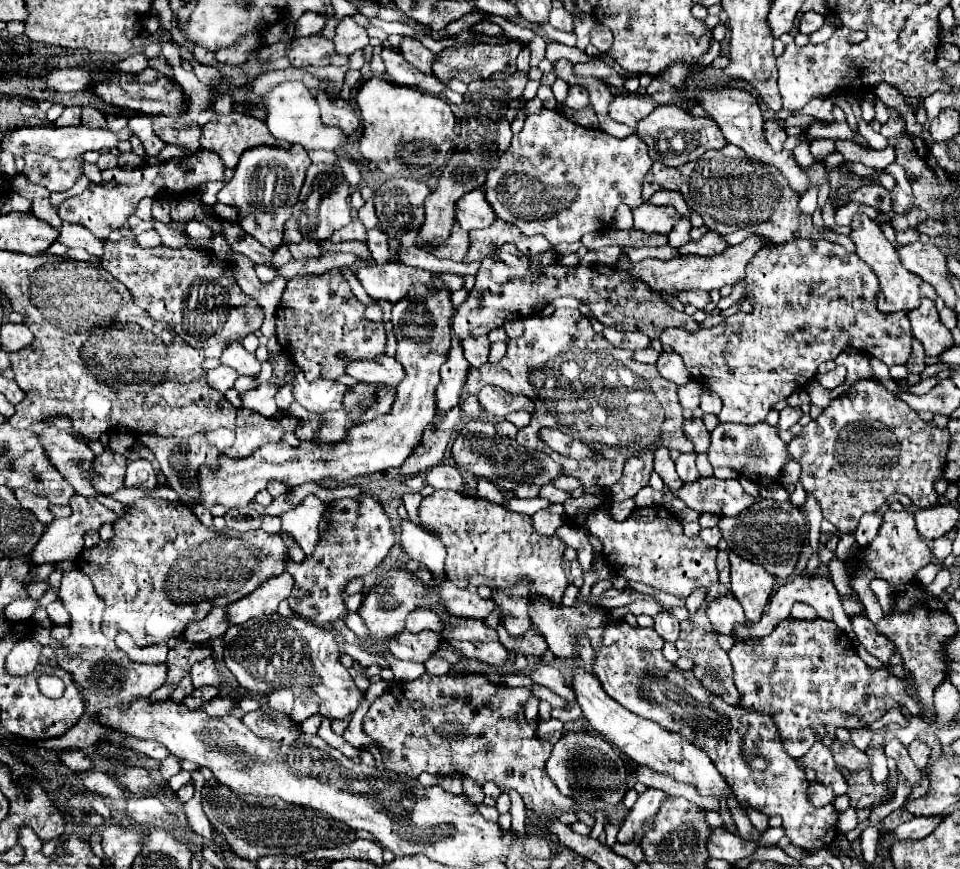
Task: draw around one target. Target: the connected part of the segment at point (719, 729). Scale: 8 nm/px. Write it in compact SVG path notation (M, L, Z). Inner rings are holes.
M626 621L610 623L602 633L602 645L594 649L592 671L606 693L610 693L622 707L644 719L658 721L658 725L672 733L682 733L688 741L700 747L742 805L766 815L780 815L784 819L784 831L794 845L806 851L830 847L838 833L836 823L840 813L834 811L834 805L814 807L808 801L804 771L800 771L794 759L788 757L774 719L724 703L722 697L704 689L692 671L682 671L666 661L662 647L664 639L654 629L632 627ZM756 757L766 761L764 771L750 767L750 761Z

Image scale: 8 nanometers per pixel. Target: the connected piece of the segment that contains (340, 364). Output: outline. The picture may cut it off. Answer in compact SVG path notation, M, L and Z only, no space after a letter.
M336 269L318 277L296 277L288 281L278 305L276 337L290 359L306 373L306 379L338 379L344 375L346 361L386 351L384 323L368 321L364 309Z

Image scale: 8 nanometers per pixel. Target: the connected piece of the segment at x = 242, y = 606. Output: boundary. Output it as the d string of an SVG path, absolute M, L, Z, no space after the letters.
M282 573L280 577L266 581L262 589L256 589L254 593L234 601L234 605L228 607L228 625L244 625L254 617L274 615L278 603L290 595L292 587L294 579L288 573Z

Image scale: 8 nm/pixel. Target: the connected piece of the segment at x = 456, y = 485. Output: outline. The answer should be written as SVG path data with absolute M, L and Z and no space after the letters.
M440 463L440 465L430 467L424 479L434 489L452 489L452 491L460 491L462 489L460 473L448 463Z

